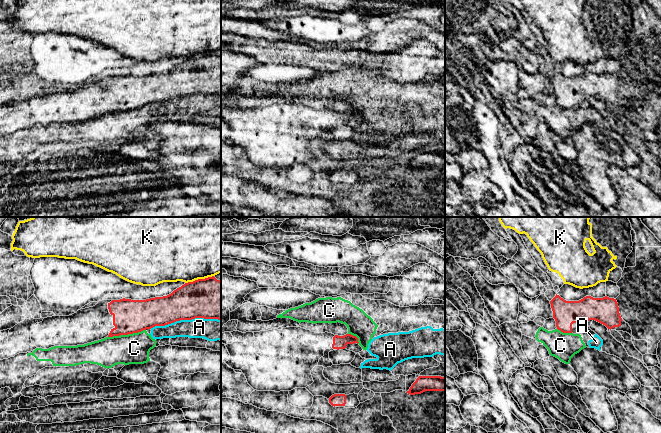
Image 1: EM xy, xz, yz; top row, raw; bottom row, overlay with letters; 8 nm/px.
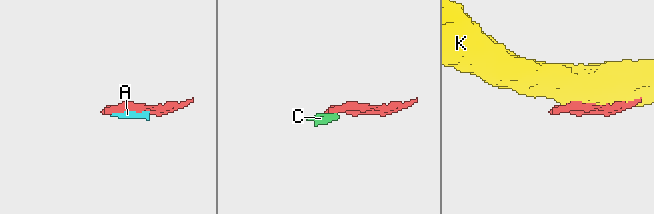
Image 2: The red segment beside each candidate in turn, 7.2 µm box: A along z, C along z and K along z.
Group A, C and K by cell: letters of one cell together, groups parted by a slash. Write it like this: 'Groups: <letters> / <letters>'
Groups: A C / K

